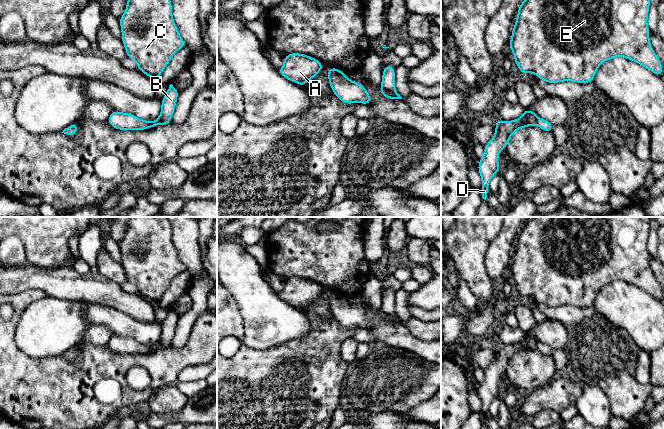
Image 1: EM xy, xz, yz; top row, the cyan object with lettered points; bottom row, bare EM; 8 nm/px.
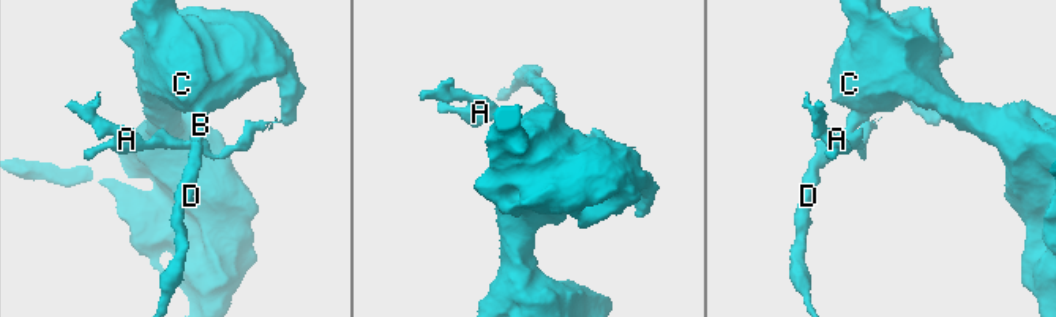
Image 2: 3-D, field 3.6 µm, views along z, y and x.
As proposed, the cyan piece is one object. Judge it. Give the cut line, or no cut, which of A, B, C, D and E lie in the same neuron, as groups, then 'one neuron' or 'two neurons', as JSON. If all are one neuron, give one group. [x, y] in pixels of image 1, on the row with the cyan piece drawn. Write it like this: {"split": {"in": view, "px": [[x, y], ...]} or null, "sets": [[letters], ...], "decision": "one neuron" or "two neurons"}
{"split": {"in": "xz", "px": [[381, 87], [394, 91]]}, "sets": [["A"], ["B", "C", "D", "E"]], "decision": "two neurons"}

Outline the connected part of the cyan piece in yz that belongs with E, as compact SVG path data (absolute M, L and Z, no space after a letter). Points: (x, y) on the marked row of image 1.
M524 0L518 9L508 47L513 51L515 63L521 73L526 75L532 72L547 83L591 83L599 66L618 56L632 60L662 76L662 63L649 41L649 7L650 0Z

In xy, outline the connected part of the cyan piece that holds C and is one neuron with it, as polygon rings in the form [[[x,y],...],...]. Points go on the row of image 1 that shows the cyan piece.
[[[127,0],[124,14],[119,19],[122,42],[126,54],[138,65],[138,70],[155,81],[168,65],[173,54],[186,47],[172,17],[171,0]]]

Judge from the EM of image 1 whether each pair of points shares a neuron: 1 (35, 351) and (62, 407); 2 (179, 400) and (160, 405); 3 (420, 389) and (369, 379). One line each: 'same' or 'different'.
1: different
2: same
3: same

